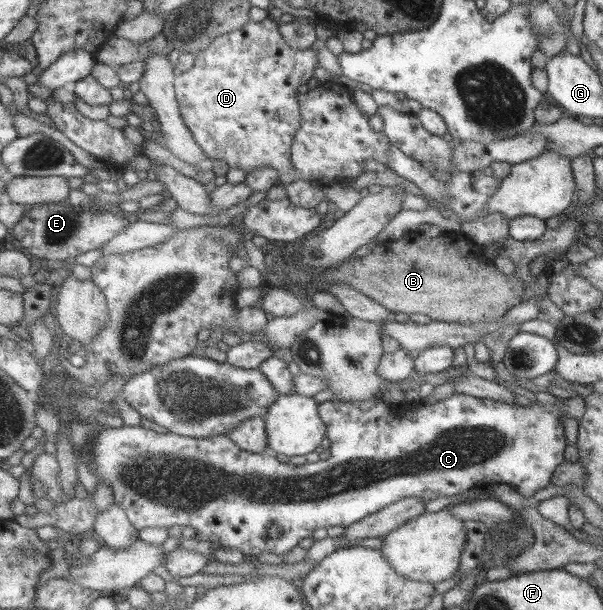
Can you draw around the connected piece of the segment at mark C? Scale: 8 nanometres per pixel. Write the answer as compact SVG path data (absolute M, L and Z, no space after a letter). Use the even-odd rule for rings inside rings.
M455 393L452 394L451 396L448 396L447 398L444 398L443 400L438 400L437 402L434 402L433 404L423 404L419 405L418 408L415 410L406 410L401 407L385 407L383 403L381 402L380 395L376 396L375 398L372 398L371 400L356 400L355 402L341 402L337 400L331 400L331 401L325 401L325 402L320 402L319 406L317 407L317 412L320 415L320 419L324 421L325 425L325 436L328 438L330 445L328 447L329 454L330 456L325 459L325 460L319 460L316 462L306 462L305 464L302 464L301 466L297 465L292 465L288 463L281 463L275 459L273 456L269 456L267 454L259 454L257 452L249 452L240 446L237 446L237 443L235 440L232 438L229 438L228 434L225 435L215 435L209 438L193 438L193 437L186 437L186 436L181 436L178 434L175 434L174 432L169 432L167 434L161 434L160 432L155 432L154 430L149 430L148 428L145 428L144 426L136 425L136 426L122 426L121 428L111 428L111 427L106 427L104 429L103 427L100 427L97 429L96 435L94 439L92 440L92 449L90 450L90 456L86 458L82 452L80 452L83 456L83 460L90 459L91 464L94 464L92 468L94 468L94 476L96 476L97 480L100 480L100 482L103 482L105 484L108 484L109 486L112 487L112 496L114 497L114 503L120 504L124 509L125 512L127 513L127 516L132 520L133 526L137 528L137 530L145 530L146 528L171 528L171 526L191 526L192 528L195 529L196 536L195 539L197 541L200 540L205 540L205 541L211 541L214 542L215 544L218 544L218 546L221 547L229 547L231 549L237 549L237 551L240 551L241 554L247 555L252 559L255 559L259 554L265 553L273 553L277 555L289 553L291 549L297 546L297 544L300 544L304 538L311 537L311 532L315 530L316 528L326 528L328 526L343 526L345 528L346 526L349 526L350 524L356 523L358 520L361 520L364 516L367 516L368 514L371 514L372 512L377 512L380 508L383 508L384 506L387 506L387 504L391 504L392 502L395 502L396 500L401 500L402 498L420 498L422 502L429 502L429 500L433 500L434 498L437 498L438 496L456 496L459 495L465 491L470 492L470 490L474 488L480 488L481 486L487 486L492 483L505 483L508 485L511 485L520 495L523 495L525 498L528 496L531 496L534 492L537 492L540 488L543 488L547 486L550 483L550 476L553 470L555 470L555 467L557 464L561 464L561 462L564 461L563 459L563 448L565 448L565 437L563 434L563 427L561 426L561 423L559 423L558 416L561 413L564 413L566 417L569 417L566 412L564 412L561 407L558 405L547 405L544 403L526 403L522 402L520 404L507 404L506 402L497 402L496 400L489 400L486 398L481 398L481 397L474 397L474 396L469 396L469 395L464 395L461 393ZM273 523L273 524L278 524L282 528L282 533L277 537L273 538L272 536L268 535L267 529L268 526Z

